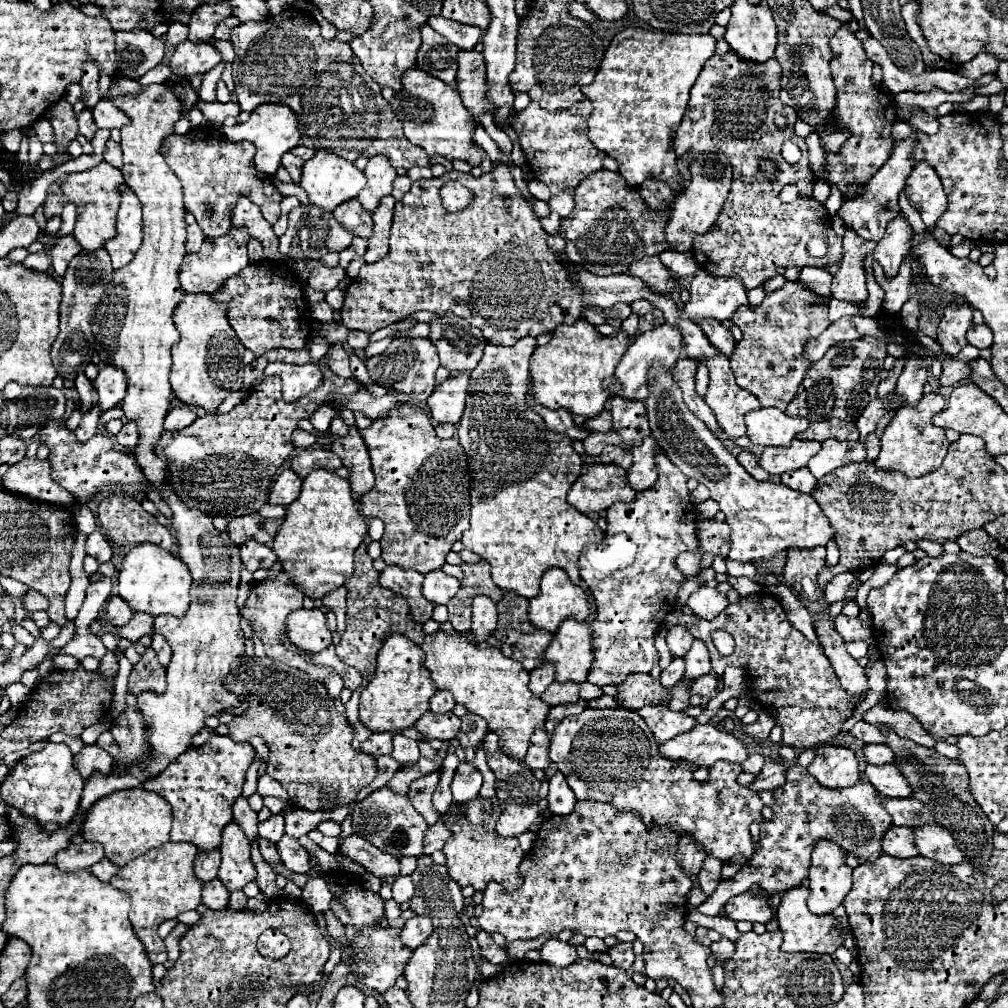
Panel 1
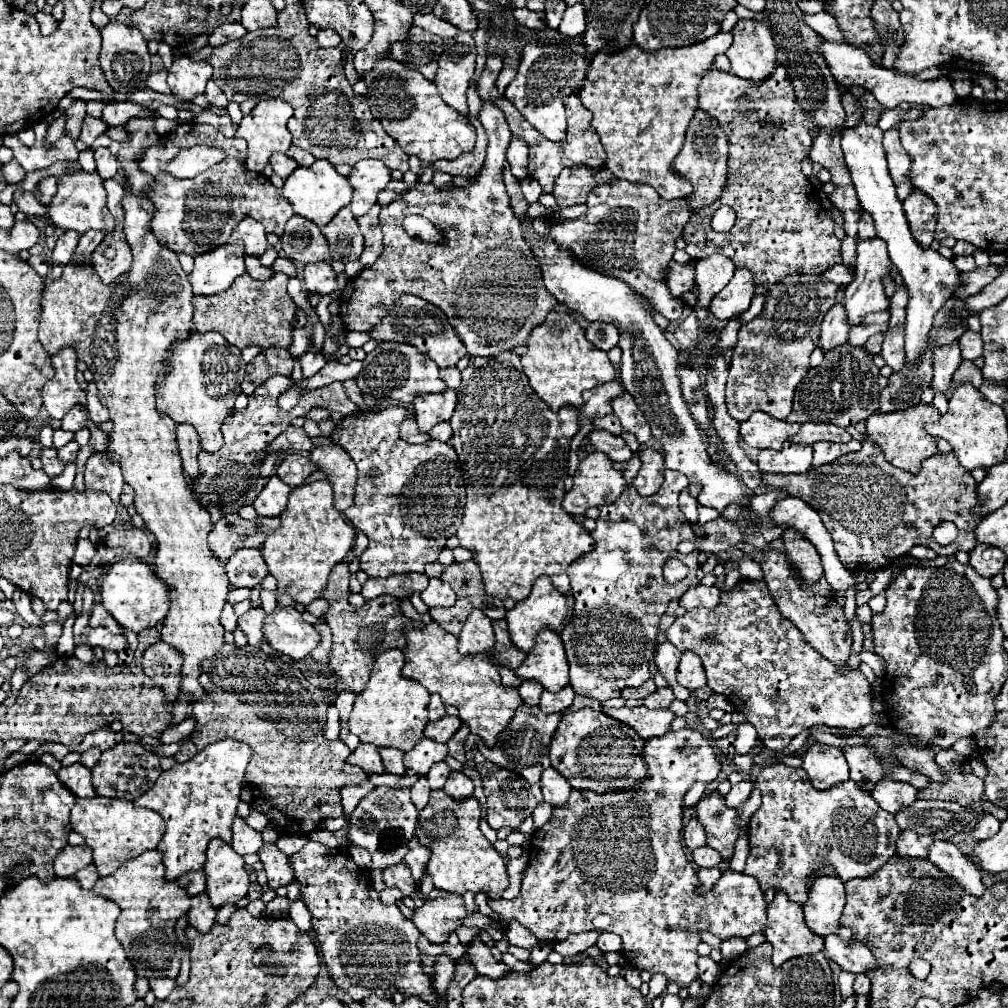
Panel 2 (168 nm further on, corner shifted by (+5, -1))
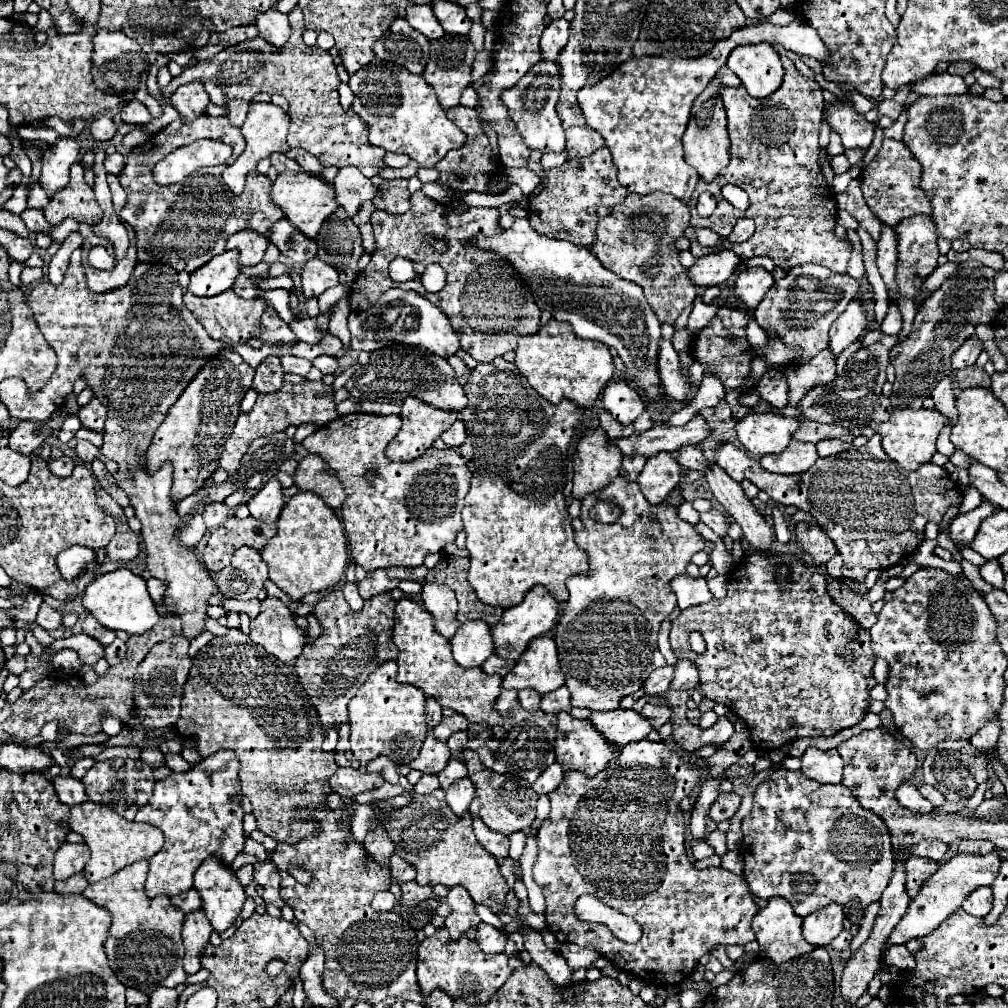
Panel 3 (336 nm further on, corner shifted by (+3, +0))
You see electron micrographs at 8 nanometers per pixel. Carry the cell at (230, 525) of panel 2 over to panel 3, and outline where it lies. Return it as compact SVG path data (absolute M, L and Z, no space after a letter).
M228 517L220 529L212 531L208 543L204 545L202 549L204 563L210 573L218 573L226 565L230 565L232 553L238 547L250 545L254 549L262 549L274 535L276 535L276 529L272 529L270 525L254 517L248 517L242 521L236 517Z

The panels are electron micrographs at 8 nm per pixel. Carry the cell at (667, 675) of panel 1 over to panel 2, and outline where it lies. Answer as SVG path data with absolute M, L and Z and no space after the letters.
M658 688L654 694L650 694L646 700L644 700L644 706L646 708L670 708L670 704L674 702L674 694L672 694L672 688Z

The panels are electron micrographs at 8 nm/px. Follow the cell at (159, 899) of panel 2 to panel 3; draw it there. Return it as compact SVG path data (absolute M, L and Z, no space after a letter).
M146 859L136 861L118 873L88 885L82 893L86 899L106 907L112 913L112 925L104 943L110 965L116 969L120 981L124 981L126 987L136 987L146 995L154 993L158 987L176 987L186 981L186 971L182 967L184 911L174 907L170 897L146 895L144 883L148 867L150 863Z

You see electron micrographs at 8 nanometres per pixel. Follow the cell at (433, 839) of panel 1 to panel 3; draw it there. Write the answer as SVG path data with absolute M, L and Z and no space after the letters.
M396 853L390 857L390 871L392 871L392 879L398 881L398 883L412 881L412 879L416 877L414 865L410 865L406 859L402 859L402 857L396 855Z

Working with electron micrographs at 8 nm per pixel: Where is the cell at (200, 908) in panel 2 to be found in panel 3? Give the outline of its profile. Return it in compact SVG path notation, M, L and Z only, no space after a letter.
M196 909L194 913L186 915L182 929L182 941L186 947L186 955L184 955L186 973L200 971L200 955L210 939L210 933L212 933L212 925L208 923L204 909Z

